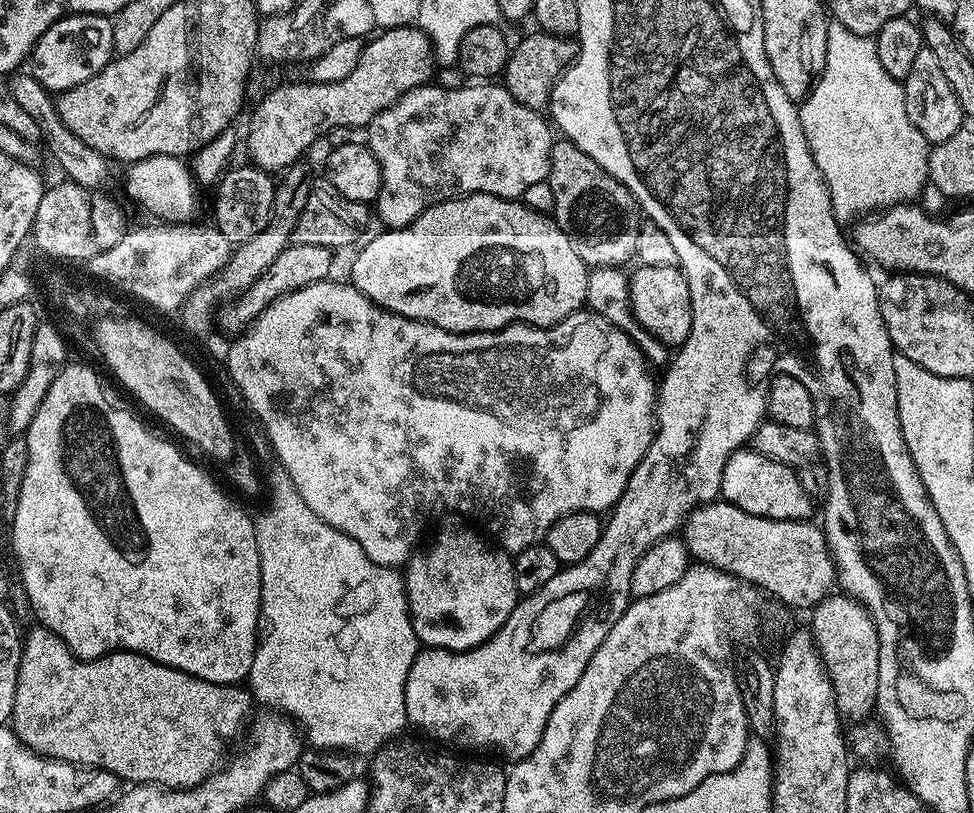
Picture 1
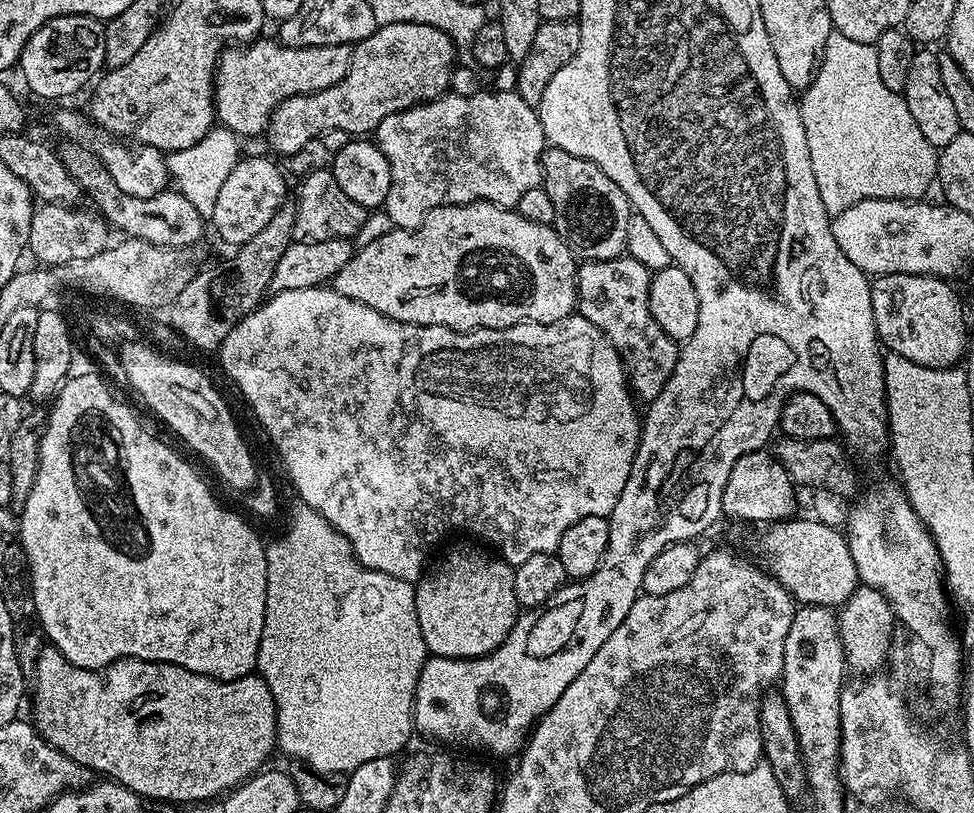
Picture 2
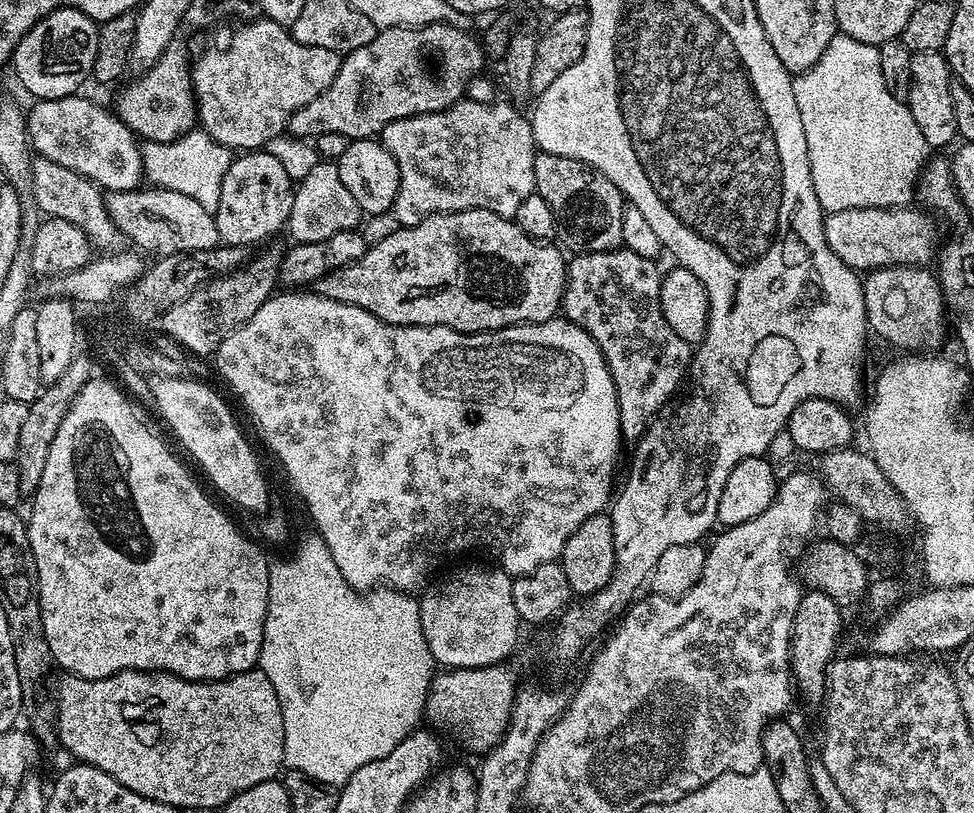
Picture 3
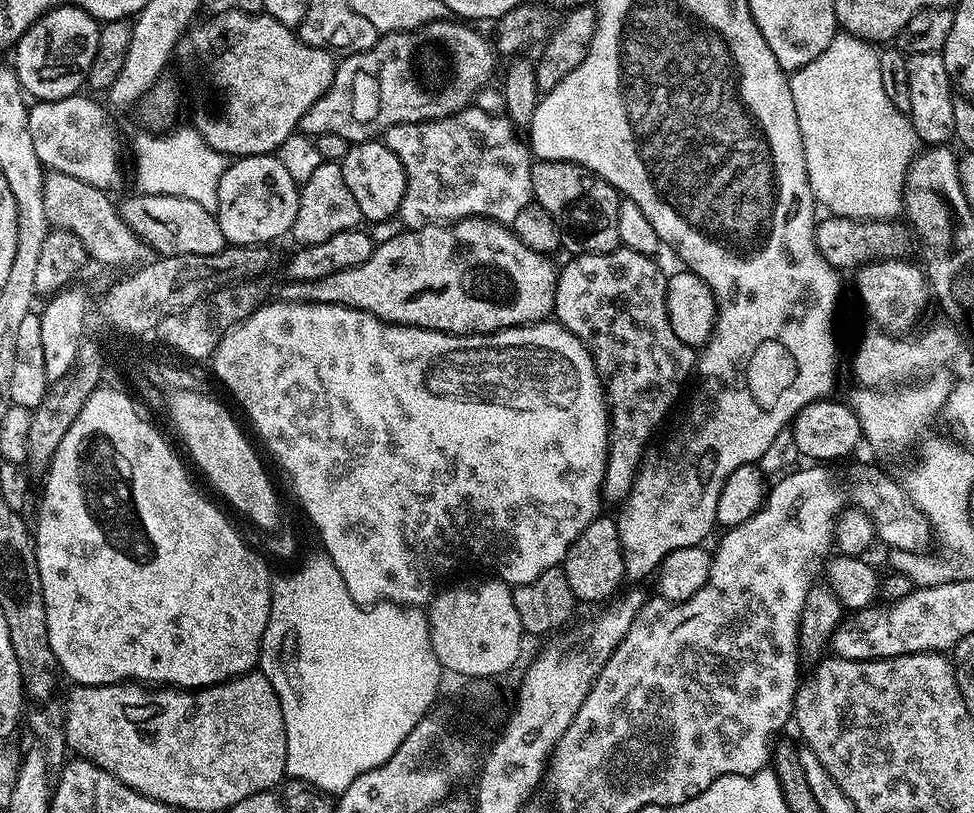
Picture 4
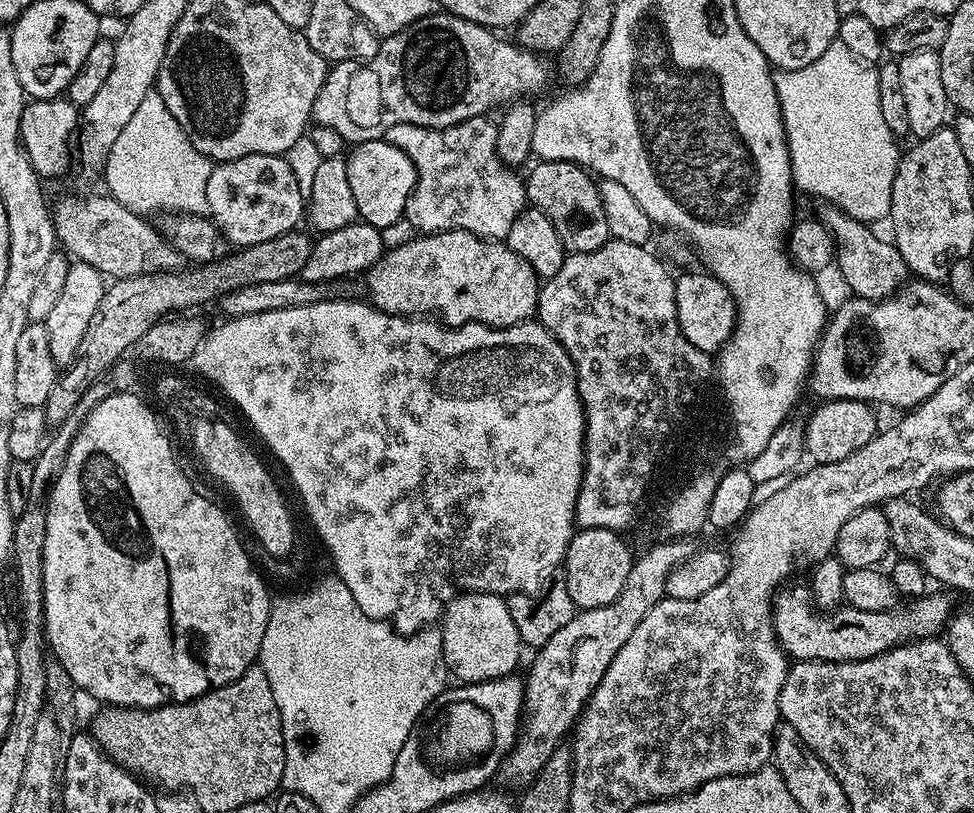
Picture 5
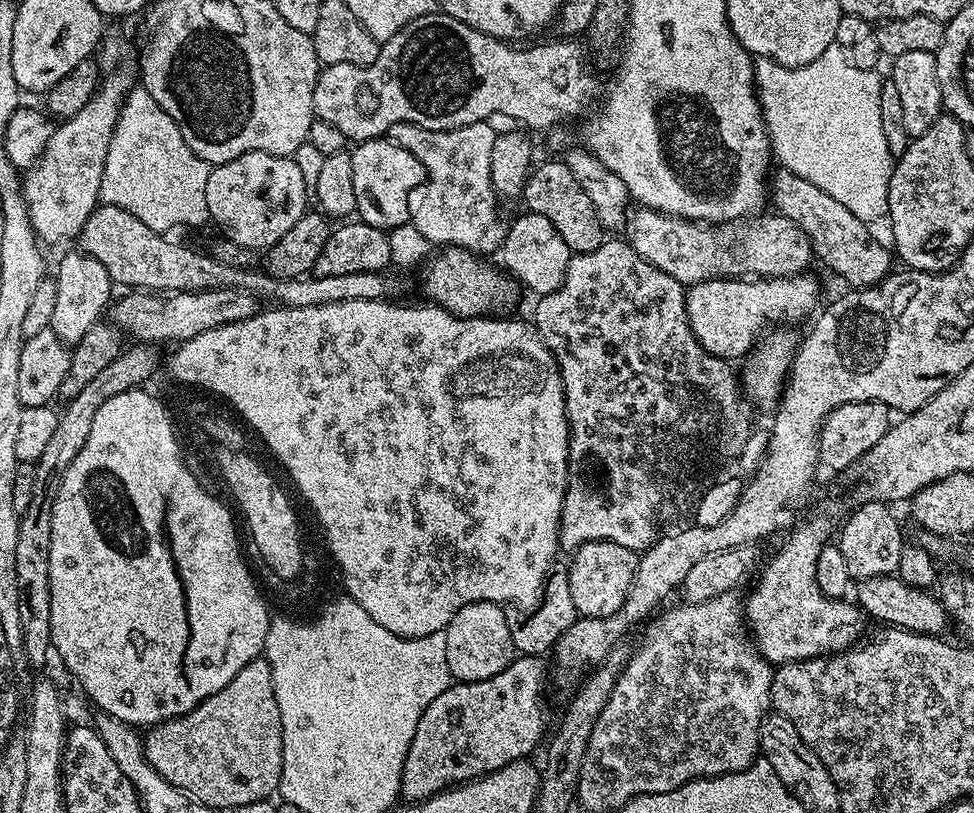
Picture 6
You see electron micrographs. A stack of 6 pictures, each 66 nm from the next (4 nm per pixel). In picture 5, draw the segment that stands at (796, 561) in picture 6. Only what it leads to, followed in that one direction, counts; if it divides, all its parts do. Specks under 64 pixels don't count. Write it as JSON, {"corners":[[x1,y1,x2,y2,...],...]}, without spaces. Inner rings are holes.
{"corners":[[807,587,787,588,774,601,772,624,776,627,776,636,784,651,796,662,841,664,874,658,883,652,899,648,901,644,927,640,943,633,954,612,951,598,943,596,948,595,943,591,915,597,911,602,905,603,908,604,905,608,897,606,889,612,841,606,827,613,812,603,812,593]]}

